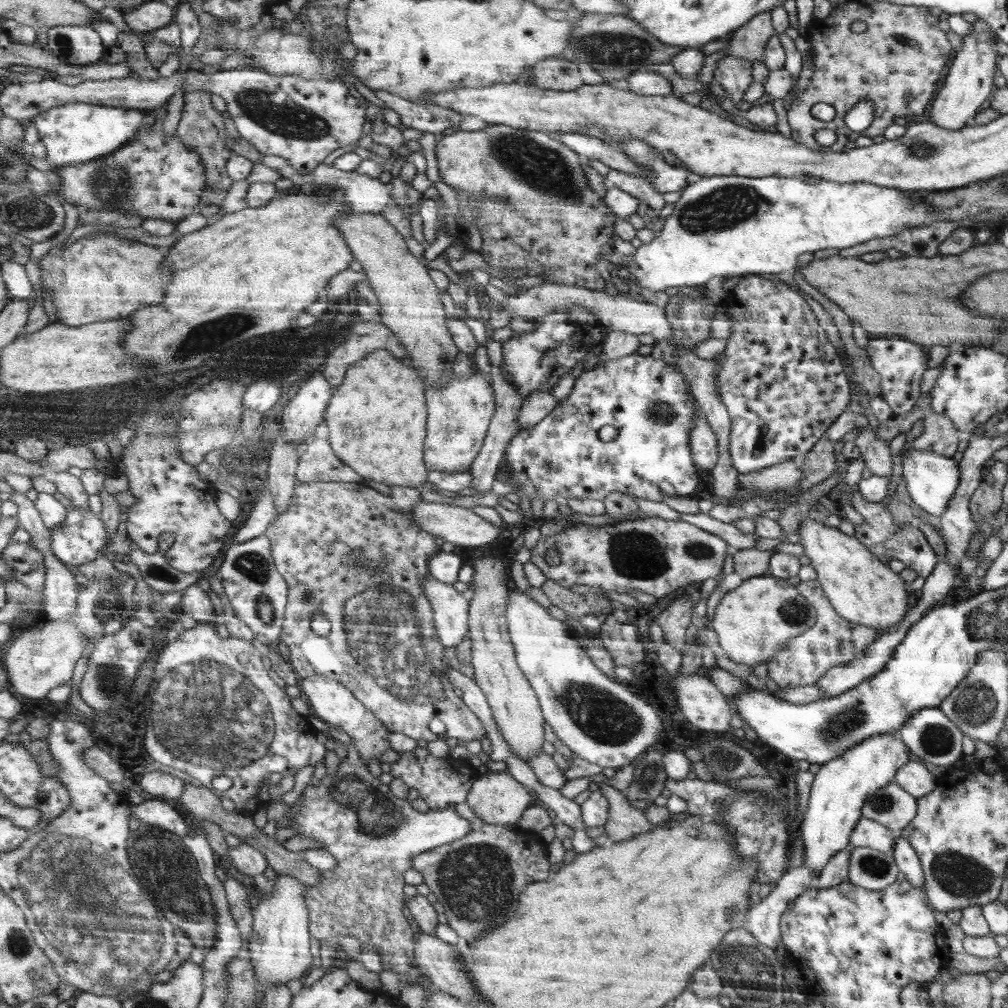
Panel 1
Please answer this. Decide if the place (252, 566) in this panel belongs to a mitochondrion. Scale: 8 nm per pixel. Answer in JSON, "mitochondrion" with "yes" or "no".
{"mitochondrion":"yes"}

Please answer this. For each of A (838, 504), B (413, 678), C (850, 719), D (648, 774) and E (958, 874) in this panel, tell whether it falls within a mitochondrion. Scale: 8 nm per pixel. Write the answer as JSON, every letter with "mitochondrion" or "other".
{"A":"other","B":"mitochondrion","C":"mitochondrion","D":"mitochondrion","E":"mitochondrion"}

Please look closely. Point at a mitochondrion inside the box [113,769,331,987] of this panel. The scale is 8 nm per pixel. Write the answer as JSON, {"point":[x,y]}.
{"point":[164,862]}

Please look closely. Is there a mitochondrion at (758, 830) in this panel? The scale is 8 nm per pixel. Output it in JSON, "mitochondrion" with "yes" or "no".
{"mitochondrion":"no"}

